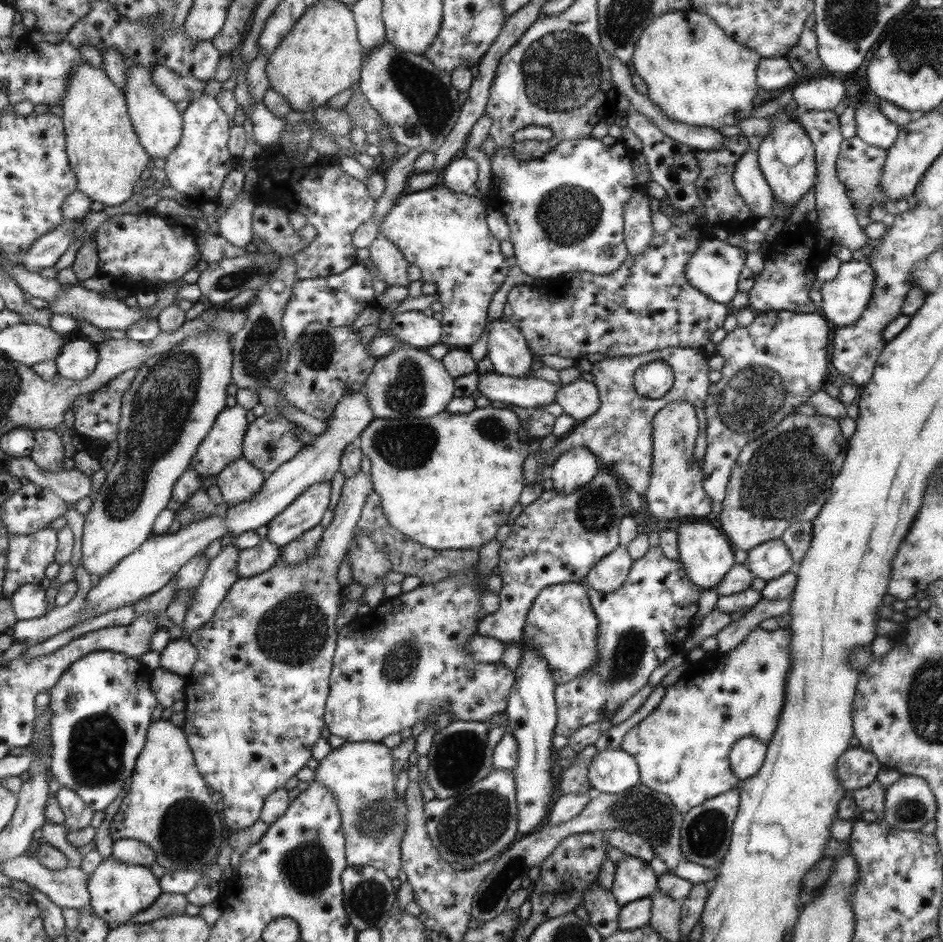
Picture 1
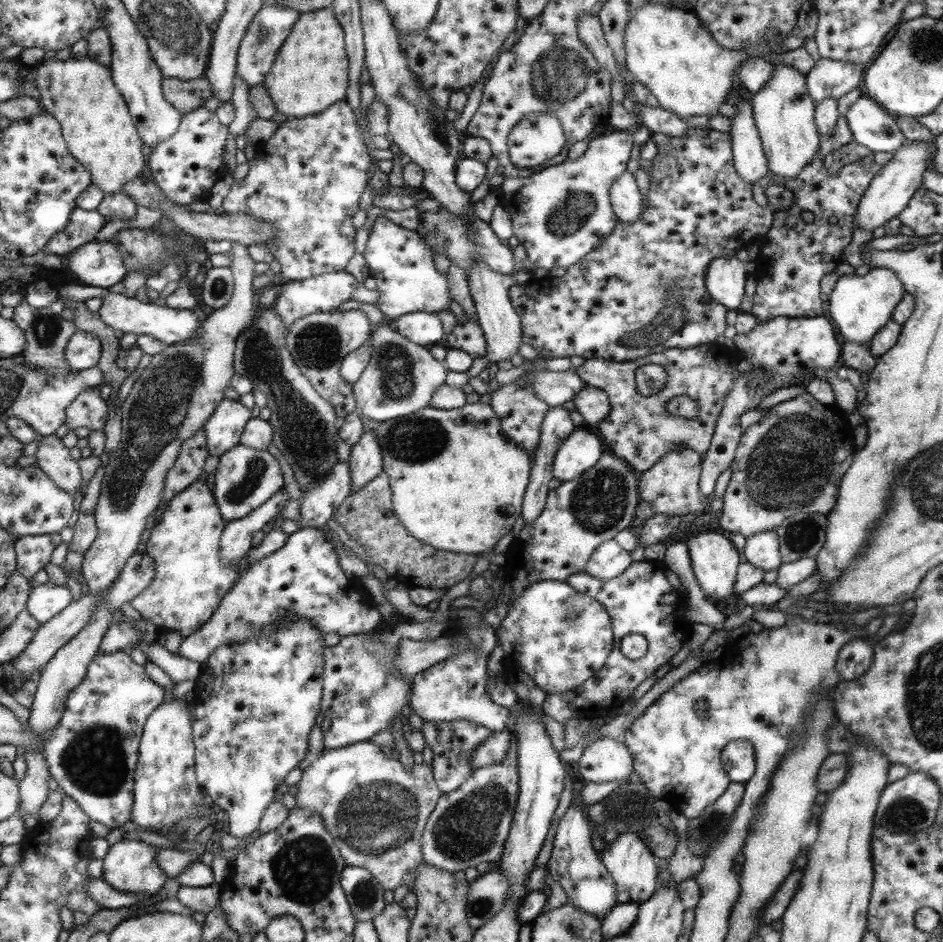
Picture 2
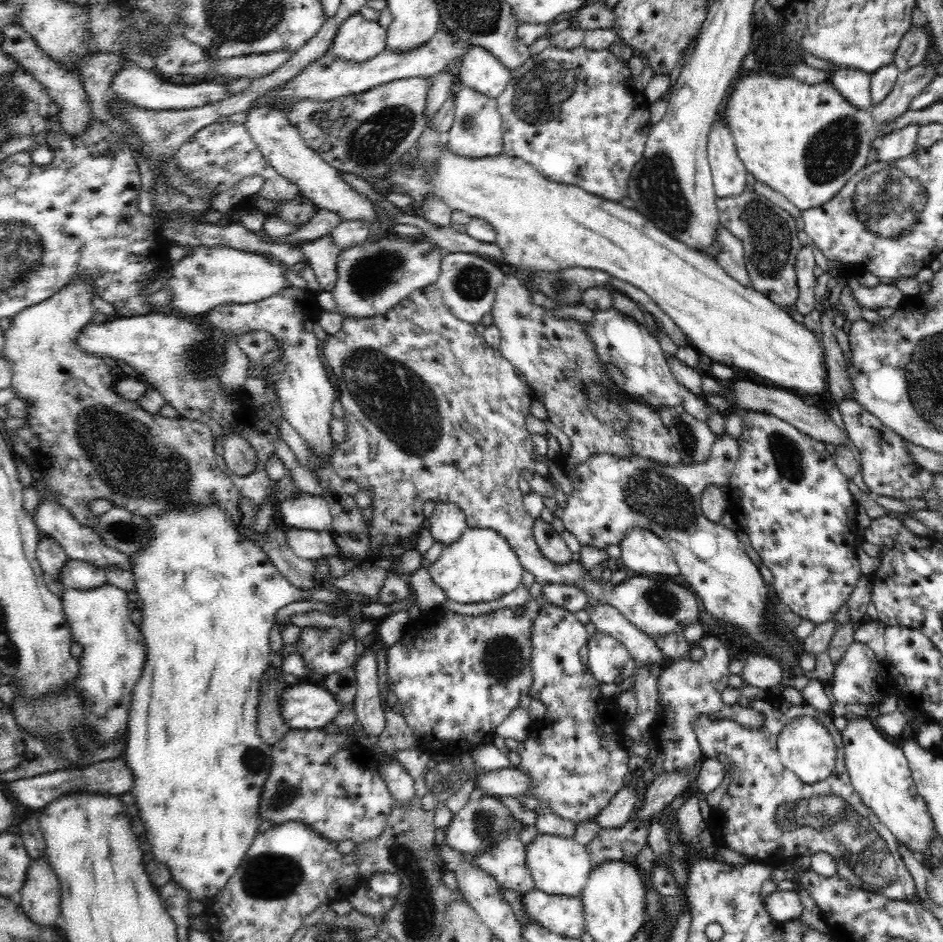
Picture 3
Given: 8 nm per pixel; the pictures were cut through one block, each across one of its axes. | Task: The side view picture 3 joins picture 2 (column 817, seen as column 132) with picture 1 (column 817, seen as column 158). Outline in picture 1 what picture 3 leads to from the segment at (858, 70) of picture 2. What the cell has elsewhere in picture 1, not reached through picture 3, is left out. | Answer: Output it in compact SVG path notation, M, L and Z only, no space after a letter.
M808 78L808 81L792 86L797 106L808 111L834 111L846 96L842 82L832 78Z

